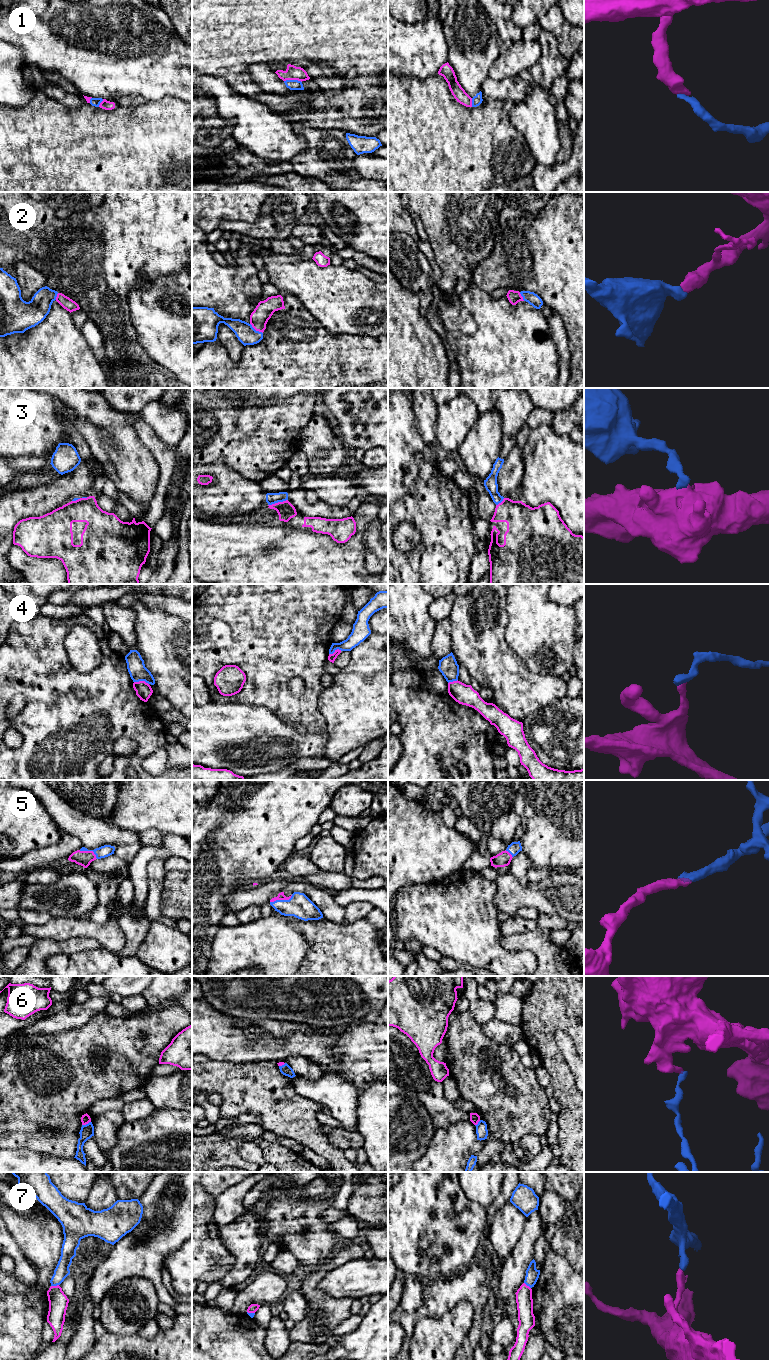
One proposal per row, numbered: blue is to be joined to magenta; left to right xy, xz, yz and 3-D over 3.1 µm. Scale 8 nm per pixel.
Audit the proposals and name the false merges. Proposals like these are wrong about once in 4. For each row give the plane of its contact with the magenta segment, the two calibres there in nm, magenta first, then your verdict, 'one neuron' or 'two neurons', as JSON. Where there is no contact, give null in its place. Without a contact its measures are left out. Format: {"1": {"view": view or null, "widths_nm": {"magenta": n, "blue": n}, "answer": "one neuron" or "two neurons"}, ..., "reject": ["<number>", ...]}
{"1": {"view": "xz", "widths_nm": {"magenta": 120, "blue": 80}, "answer": "one neuron"}, "2": {"view": "xz", "widths_nm": {"magenta": 150, "blue": 160}, "answer": "one neuron"}, "3": {"view": "xz", "widths_nm": {"magenta": 140, "blue": 100}, "answer": "two neurons"}, "4": {"view": "xy", "widths_nm": {"magenta": 130, "blue": 140}, "answer": "two neurons"}, "5": {"view": "xz", "widths_nm": {"magenta": 60, "blue": 190}, "answer": "one neuron"}, "6": {"view": "xy", "widths_nm": {"magenta": 80, "blue": 110}, "answer": "two neurons"}, "7": {"view": "xy", "widths_nm": {"magenta": 160, "blue": 120}, "answer": "two neurons"}, "reject": ["3", "4", "6", "7"]}

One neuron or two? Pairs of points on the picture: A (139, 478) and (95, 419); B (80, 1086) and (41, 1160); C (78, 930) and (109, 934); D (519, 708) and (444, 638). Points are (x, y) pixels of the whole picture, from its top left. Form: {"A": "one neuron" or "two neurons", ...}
{"A": "one neuron", "B": "two neurons", "C": "one neuron", "D": "two neurons"}

